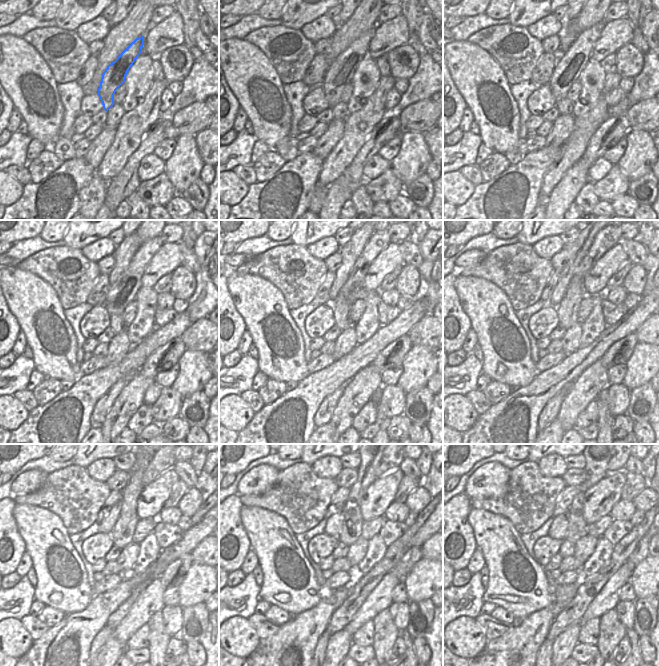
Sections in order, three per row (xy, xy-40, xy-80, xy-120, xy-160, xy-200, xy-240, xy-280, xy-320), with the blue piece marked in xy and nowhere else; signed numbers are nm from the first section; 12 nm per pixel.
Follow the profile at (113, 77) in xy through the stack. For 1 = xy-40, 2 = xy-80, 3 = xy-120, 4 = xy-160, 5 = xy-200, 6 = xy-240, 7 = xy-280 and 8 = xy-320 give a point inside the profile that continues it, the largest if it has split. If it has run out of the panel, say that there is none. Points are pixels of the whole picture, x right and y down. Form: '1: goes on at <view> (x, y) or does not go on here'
1: goes on at xy-40 (340, 73)
2: goes on at xy-80 (570, 64)
3: goes on at xy-120 (123, 291)
4: goes on at xy-160 (353, 289)
5: goes on at xy-200 (604, 240)
6: goes on at xy-240 (159, 464)
7: goes on at xy-280 (386, 464)
8: goes on at xy-320 (614, 464)

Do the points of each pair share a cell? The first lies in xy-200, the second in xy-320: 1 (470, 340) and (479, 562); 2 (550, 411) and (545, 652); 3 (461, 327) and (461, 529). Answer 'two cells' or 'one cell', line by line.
1: one cell
2: one cell
3: one cell

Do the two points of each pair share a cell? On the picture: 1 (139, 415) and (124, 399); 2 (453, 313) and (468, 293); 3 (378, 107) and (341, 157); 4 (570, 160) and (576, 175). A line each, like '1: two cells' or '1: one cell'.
1: two cells
2: two cells
3: one cell
4: two cells

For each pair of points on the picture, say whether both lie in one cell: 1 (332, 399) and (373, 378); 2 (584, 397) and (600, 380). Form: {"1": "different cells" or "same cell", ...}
{"1": "different cells", "2": "same cell"}

